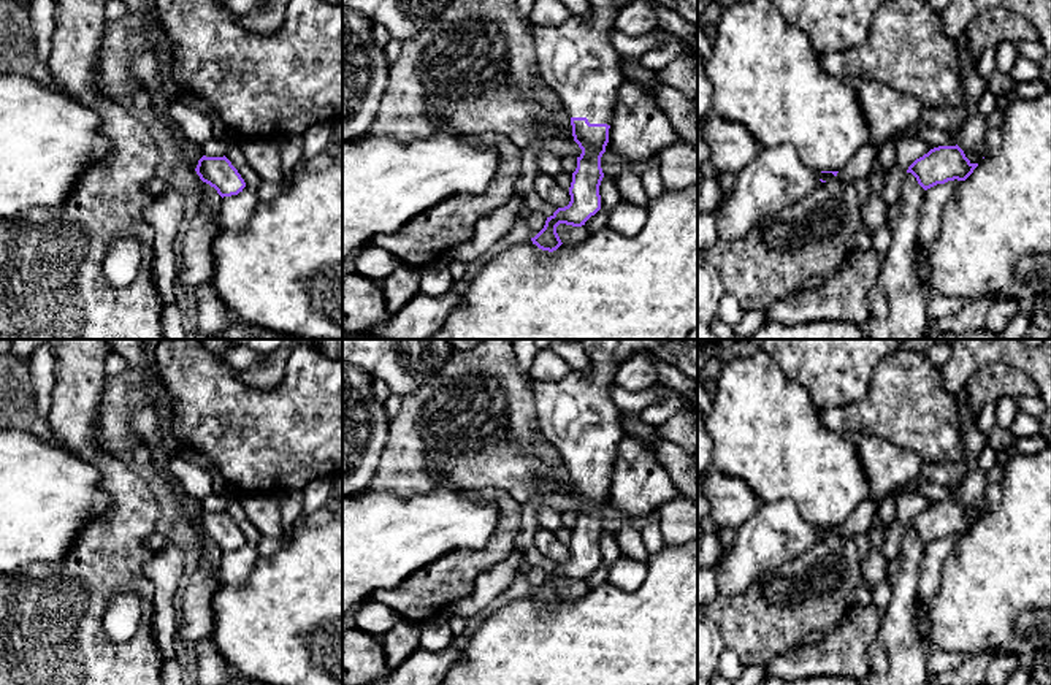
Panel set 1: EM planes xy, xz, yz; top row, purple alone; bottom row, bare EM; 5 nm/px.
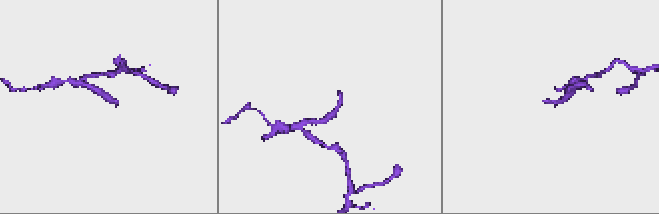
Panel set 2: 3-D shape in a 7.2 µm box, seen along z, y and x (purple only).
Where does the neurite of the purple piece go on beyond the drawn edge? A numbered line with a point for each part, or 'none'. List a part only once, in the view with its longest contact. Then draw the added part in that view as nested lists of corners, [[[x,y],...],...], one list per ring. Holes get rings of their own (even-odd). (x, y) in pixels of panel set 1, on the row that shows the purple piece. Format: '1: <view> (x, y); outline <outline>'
1: xz (576, 59); outline [[[588,0],[588,16],[571,16],[560,25],[537,25],[533,30],[537,71],[571,117],[587,117],[590,124],[612,124],[623,78],[618,68],[620,55],[612,48],[610,35],[615,16],[628,2],[631,0]]]

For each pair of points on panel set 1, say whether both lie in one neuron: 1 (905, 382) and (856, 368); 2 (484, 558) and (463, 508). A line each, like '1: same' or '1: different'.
1: different
2: different

